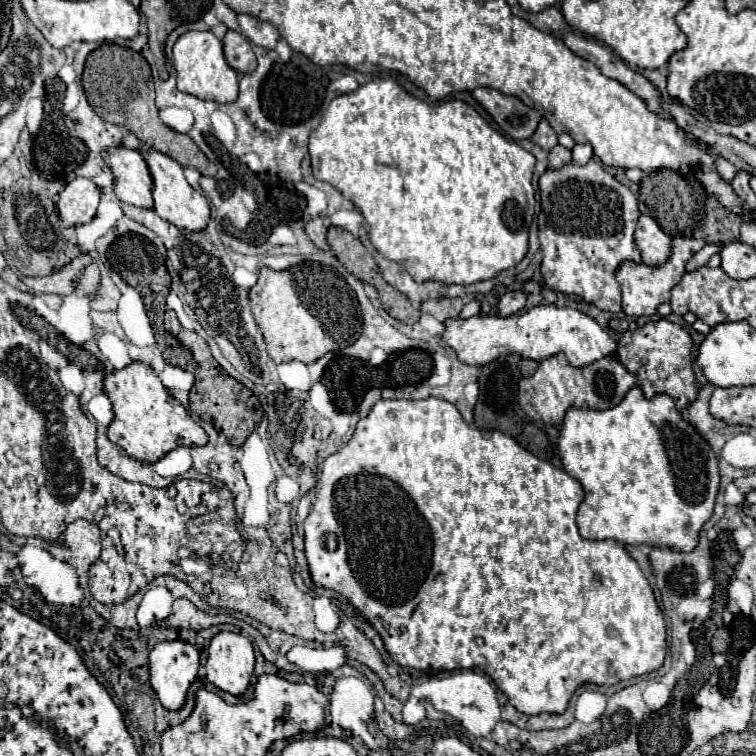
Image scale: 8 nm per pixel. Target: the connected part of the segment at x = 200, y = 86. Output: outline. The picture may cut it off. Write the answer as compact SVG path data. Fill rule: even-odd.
M187 31L173 47L173 59L177 69L177 89L195 95L205 101L233 103L239 95L237 71L227 63L223 55L223 43L211 31Z

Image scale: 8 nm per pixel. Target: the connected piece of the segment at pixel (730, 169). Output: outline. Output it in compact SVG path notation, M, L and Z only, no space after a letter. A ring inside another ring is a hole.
M723 157L717 159L715 169L717 169L717 173L719 173L723 179L727 179L727 181L731 181L731 179L735 177L735 167L733 167L729 161L725 161Z

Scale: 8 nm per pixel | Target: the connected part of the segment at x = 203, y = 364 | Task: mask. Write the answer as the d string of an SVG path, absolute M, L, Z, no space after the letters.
M167 311L165 313L165 329L175 335L195 357L195 361L199 363L199 369L195 373L195 385L189 393L189 409L199 415L201 413L201 401L205 401L207 397L207 415L211 417L213 421L213 427L215 427L215 421L217 421L217 431L221 435L227 437L227 441L233 445L233 447L241 447L245 443L245 439L257 429L261 417L263 417L263 407L261 403L257 401L257 397L245 387L241 385L239 381L235 381L233 377L227 377L227 373L223 373L223 369L219 367L219 363L215 361L215 357L211 355L211 349L209 345L205 343L205 339L201 339L197 333L193 331L187 331L187 329L181 329L181 323L175 315L175 311Z

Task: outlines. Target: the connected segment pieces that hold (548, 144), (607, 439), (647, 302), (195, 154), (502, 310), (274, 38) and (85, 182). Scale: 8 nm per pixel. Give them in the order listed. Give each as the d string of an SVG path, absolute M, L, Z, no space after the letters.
M541 119L541 123L539 123L537 131L533 133L531 141L533 141L533 143L537 143L541 149L551 151L551 149L557 145L557 133L549 127L549 123L547 123L545 119Z
M633 387L625 399L613 407L613 409L605 409L605 411L593 411L593 409L577 409L571 407L563 419L561 425L561 435L559 435L559 455L563 461L563 469L575 477L583 489L585 489L585 499L579 507L577 513L577 527L581 537L591 539L591 541L599 541L599 539L615 539L621 541L623 545L651 545L651 547L675 547L679 551L693 551L699 545L699 533L703 529L703 525L711 519L713 515L713 505L715 505L715 497L719 493L719 469L717 469L717 457L711 451L711 447L707 445L707 441L695 431L695 427L687 421L683 421L681 413L677 413L675 403L671 397L667 395L655 395L653 399L645 399L639 387Z
M675 237L673 253L663 267L649 267L645 263L625 261L617 271L617 281L621 283L621 289L623 289L623 311L631 317L653 315L661 303L667 303L671 299L671 289L681 281L681 277L685 273L685 263L705 245L707 245L707 241L703 241L703 239Z
M101 45L85 61L83 87L93 111L107 123L121 125L137 135L147 147L159 149L163 155L171 155L179 165L193 167L201 175L213 177L217 167L203 155L203 151L191 141L189 135L175 133L159 121L159 109L155 107L155 89L151 67L145 57L133 49L121 45Z
M509 291L499 297L495 309L497 309L499 317L509 317L509 315L515 315L517 311L521 311L523 307L525 307L525 293L523 291Z
M237 13L237 23L241 27L241 33L249 37L255 45L265 49L275 49L279 41L279 31L273 25L267 25L259 17L247 13Z
M77 177L59 193L57 209L65 227L91 223L99 207L101 191L91 179Z

